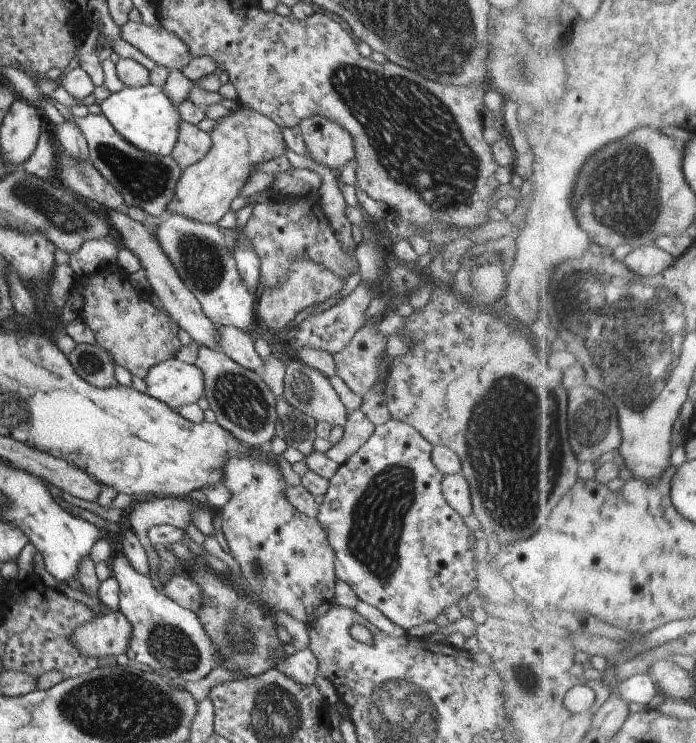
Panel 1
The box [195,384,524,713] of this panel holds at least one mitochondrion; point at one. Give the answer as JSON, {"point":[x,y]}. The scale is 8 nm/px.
{"point":[378,520]}

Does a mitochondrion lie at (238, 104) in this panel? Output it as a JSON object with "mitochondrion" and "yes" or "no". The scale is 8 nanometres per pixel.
{"mitochondrion":"no"}

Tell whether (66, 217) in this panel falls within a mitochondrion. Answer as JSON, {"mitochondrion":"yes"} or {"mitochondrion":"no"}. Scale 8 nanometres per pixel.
{"mitochondrion":"yes"}

